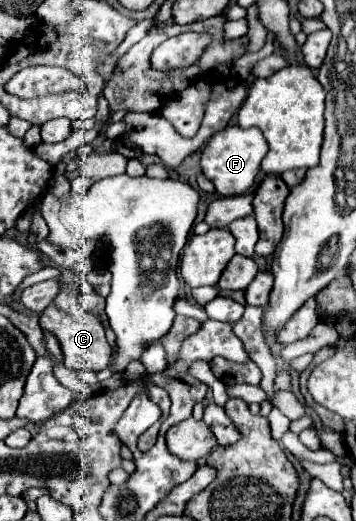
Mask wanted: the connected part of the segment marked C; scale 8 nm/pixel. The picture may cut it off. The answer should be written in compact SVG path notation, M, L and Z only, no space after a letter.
M50 305L50 307L46 307L46 311L40 313L40 327L58 337L60 347L64 351L64 365L68 369L88 369L88 371L96 373L110 365L112 347L108 345L108 341L104 337L104 327L96 315L92 315L92 313L70 315L66 311L60 311L56 305Z

